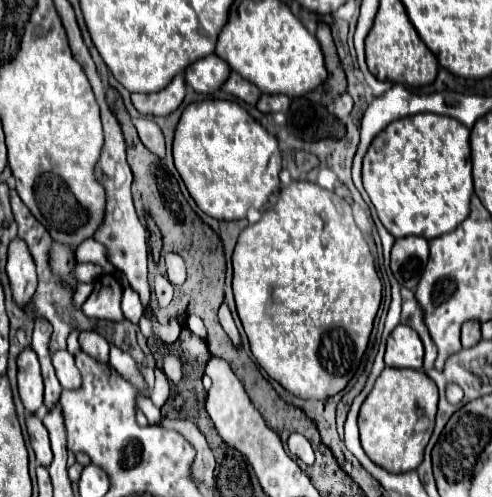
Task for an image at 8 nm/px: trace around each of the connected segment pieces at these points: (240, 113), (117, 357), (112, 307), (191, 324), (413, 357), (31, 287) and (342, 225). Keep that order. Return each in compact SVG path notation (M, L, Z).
M202 100L202 102L192 102L192 104L188 104L188 106L184 108L184 112L182 112L182 116L180 116L180 122L178 122L178 126L176 126L176 132L174 132L172 154L174 154L176 170L178 170L180 178L184 180L190 196L194 198L194 202L198 204L198 208L200 208L204 214L208 214L208 216L212 216L212 218L216 218L216 220L242 220L242 218L246 218L248 208L262 208L262 206L268 202L270 194L274 194L274 192L280 188L280 178L278 178L278 174L280 174L280 168L282 168L282 156L280 156L276 138L274 138L264 126L260 126L246 110L244 110L238 102L234 102L234 100Z
M110 344L110 364L112 364L124 378L128 378L138 390L142 390L144 396L150 396L150 392L148 392L148 388L146 388L146 384L144 384L144 378L142 378L142 374L138 372L136 362L134 362L134 358L132 358L128 352L124 352L122 348Z
M102 274L94 282L94 290L88 296L88 300L82 304L82 312L88 318L118 322L124 318L120 310L120 298L122 298L122 286L118 278L112 274Z
M188 315L186 318L187 327L198 337L205 339L207 337L207 330L202 319L195 315Z
M398 324L386 344L386 354L384 354L386 366L422 370L422 356L424 356L424 346L418 334L412 328Z
M18 236L8 246L6 273L13 299L24 309L34 295L38 277L32 254L28 252L28 246L24 244L24 240L20 240Z
M302 180L290 182L288 186L284 186L280 190L278 202L265 212L256 224L250 224L242 230L242 234L236 242L234 254L232 254L232 266L234 266L232 288L234 288L234 298L236 298L236 310L242 320L244 332L248 336L250 350L252 350L254 358L258 360L258 364L266 370L266 374L270 378L274 378L278 384L282 384L288 392L292 392L294 396L304 398L304 400L308 400L308 398L326 400L326 398L338 394L340 390L344 390L346 384L350 382L350 378L354 376L354 372L364 356L364 350L368 346L368 338L370 338L372 324L374 324L374 318L376 318L376 312L380 306L380 292L382 292L382 284L380 284L380 278L374 268L374 258L370 254L370 248L368 248L360 228L354 222L352 208L348 206L348 202L342 200L340 196L336 196L334 192L320 188L318 184L312 184L306 180L304 182Z

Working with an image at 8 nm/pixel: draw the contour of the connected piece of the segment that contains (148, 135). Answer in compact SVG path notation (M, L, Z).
M140 118L140 120L134 122L134 126L136 126L136 130L138 130L138 136L140 136L142 144L144 144L154 156L162 158L166 148L164 148L164 136L162 136L158 124L156 124L154 120Z

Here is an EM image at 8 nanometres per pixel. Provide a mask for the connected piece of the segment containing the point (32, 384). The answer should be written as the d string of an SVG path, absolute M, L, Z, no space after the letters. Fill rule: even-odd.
M24 348L18 356L18 390L28 412L38 412L44 396L44 382L38 356L32 348Z

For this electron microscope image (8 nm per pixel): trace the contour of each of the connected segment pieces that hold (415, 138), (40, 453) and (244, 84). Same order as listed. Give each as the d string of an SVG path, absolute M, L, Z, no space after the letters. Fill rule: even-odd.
M414 114L388 124L370 144L362 162L362 182L376 208L384 228L394 238L422 236L432 240L440 234L452 232L470 212L472 164L470 164L470 130L450 116Z
M28 414L26 416L26 428L28 428L28 434L30 434L30 444L34 448L38 464L50 466L50 462L52 462L52 450L50 450L48 430L44 428L40 416L38 414Z
M230 72L228 80L222 84L222 90L228 92L228 94L232 94L234 98L240 98L246 104L256 104L258 96L260 96L260 90L254 84L250 84L248 80L244 80L236 72Z

